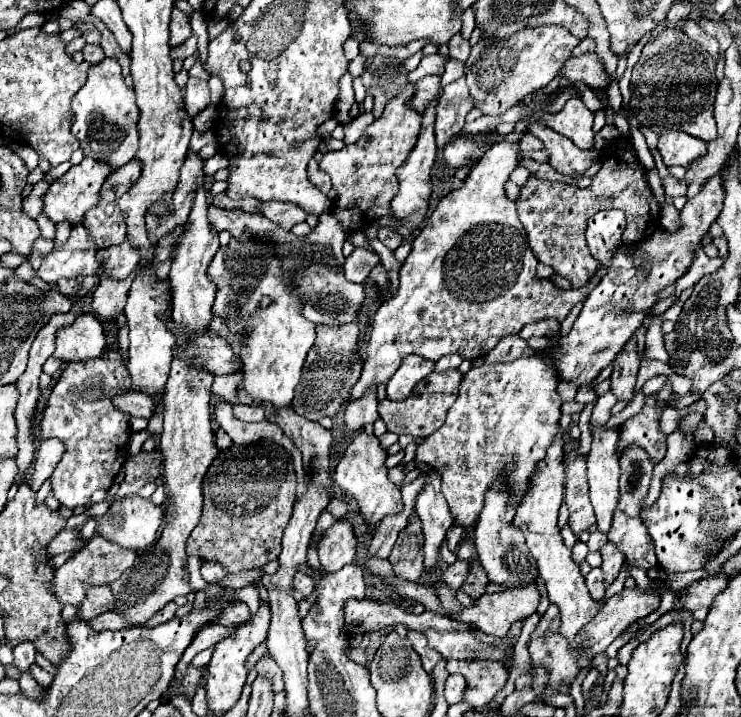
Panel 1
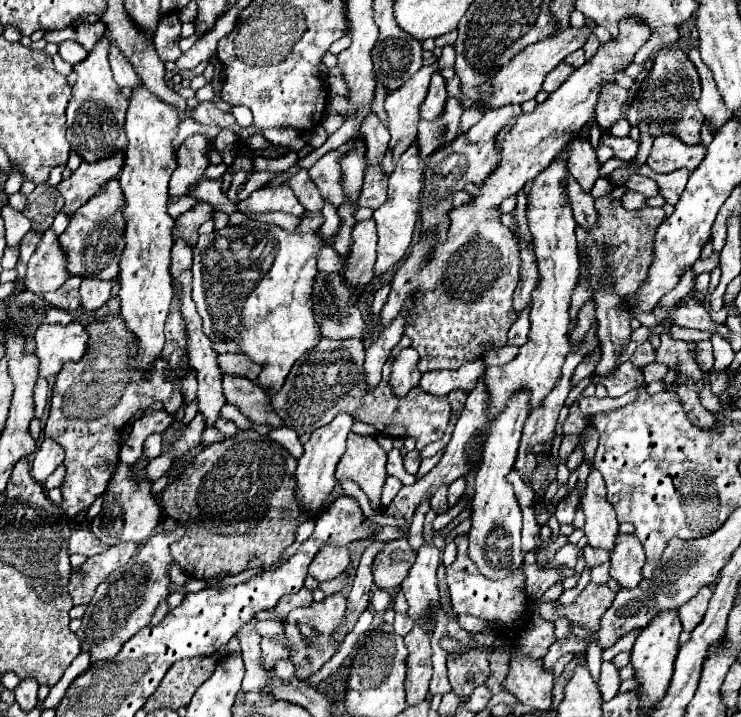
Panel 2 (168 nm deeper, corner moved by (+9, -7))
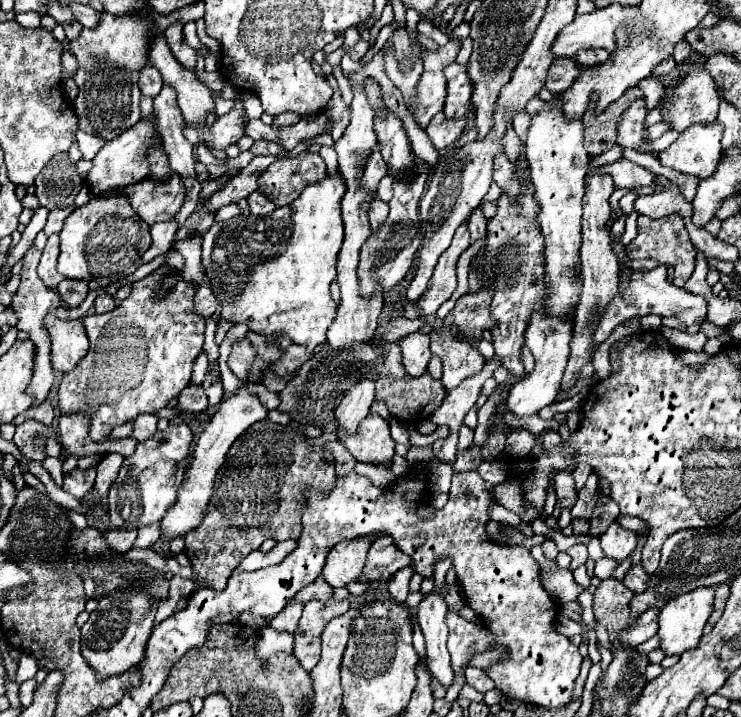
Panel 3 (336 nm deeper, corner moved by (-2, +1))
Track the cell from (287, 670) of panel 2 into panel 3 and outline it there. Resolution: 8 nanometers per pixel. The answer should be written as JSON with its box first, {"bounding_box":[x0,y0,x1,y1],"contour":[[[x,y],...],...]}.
{"bounding_box":[256,626,292,658],"contour":[[[270,626],[262,628],[260,632],[260,640],[256,645],[256,653],[261,658],[269,658],[272,654],[280,652],[280,650],[286,650],[286,652],[292,652],[292,634],[288,632],[278,632]]]}

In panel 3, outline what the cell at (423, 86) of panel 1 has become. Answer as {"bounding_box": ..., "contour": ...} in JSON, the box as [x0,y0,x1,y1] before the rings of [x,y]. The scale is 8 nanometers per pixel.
{"bounding_box":[444,62,472,118],"contour":[[[454,62],[444,70],[444,76],[448,80],[444,114],[448,118],[464,118],[472,110],[472,80],[468,76],[468,66]]]}

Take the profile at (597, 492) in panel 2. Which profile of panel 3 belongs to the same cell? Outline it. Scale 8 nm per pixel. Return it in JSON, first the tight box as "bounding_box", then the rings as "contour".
{"bounding_box":[600,522,638,564],"contour":[[[616,522],[600,536],[604,556],[614,558],[618,564],[622,564],[632,554],[632,550],[636,548],[636,542],[638,542],[636,534],[630,530],[624,530]]]}

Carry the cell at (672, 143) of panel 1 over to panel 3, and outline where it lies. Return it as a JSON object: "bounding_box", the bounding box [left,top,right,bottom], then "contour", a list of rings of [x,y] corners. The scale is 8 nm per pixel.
{"bounding_box":[658,122,724,180],"contour":[[[718,122],[694,124],[692,128],[686,128],[676,142],[658,154],[660,164],[692,174],[700,180],[712,176],[722,158],[722,130],[724,128]]]}

